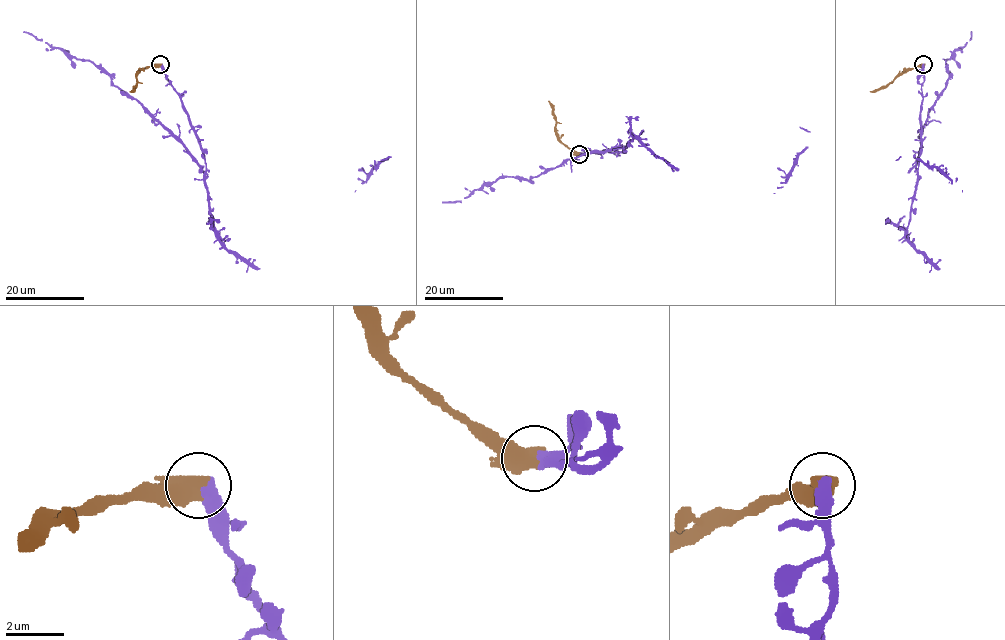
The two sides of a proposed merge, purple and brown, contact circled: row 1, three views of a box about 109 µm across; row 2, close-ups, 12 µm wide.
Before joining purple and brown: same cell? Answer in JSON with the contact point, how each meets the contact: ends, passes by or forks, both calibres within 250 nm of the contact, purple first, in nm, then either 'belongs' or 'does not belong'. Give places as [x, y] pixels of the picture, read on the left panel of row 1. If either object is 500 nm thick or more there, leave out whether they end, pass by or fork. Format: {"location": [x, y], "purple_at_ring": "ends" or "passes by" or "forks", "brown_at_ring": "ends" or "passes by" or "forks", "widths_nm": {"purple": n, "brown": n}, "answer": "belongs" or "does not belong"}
{"location": [160, 64], "widths_nm": {"purple": 500, "brown": 650}, "answer": "does not belong"}

